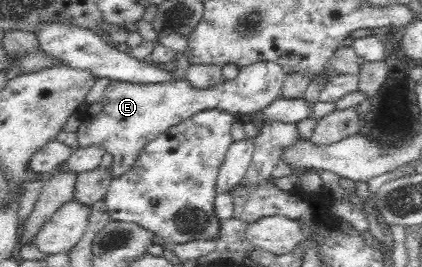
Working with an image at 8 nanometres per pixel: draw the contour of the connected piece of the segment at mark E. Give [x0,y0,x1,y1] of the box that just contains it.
[77,62,286,178]

